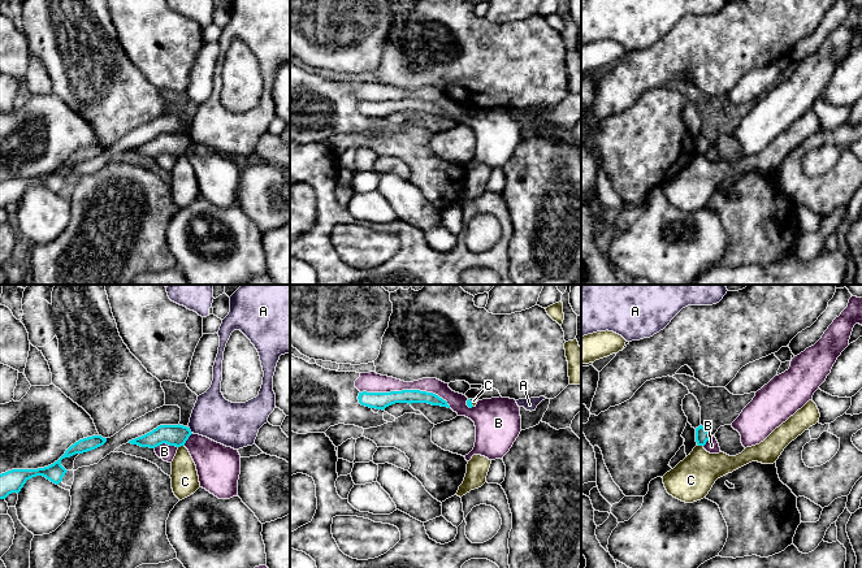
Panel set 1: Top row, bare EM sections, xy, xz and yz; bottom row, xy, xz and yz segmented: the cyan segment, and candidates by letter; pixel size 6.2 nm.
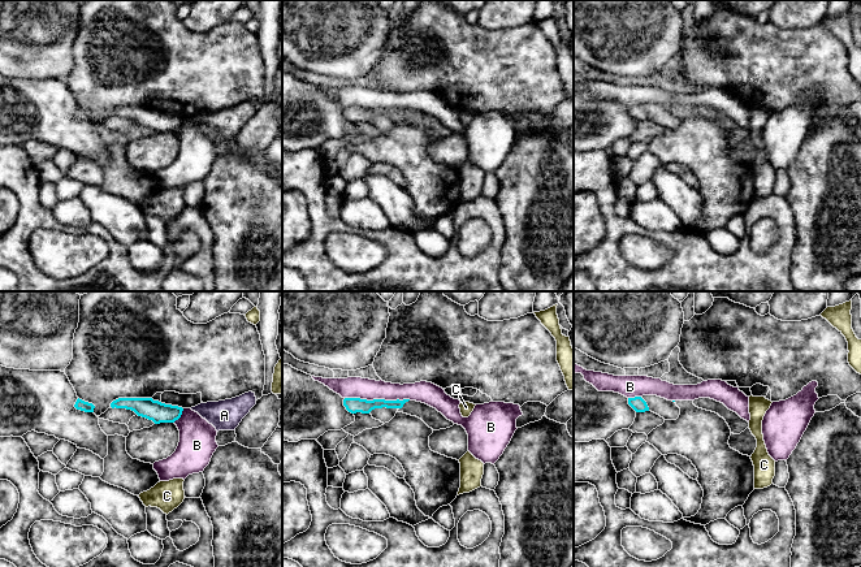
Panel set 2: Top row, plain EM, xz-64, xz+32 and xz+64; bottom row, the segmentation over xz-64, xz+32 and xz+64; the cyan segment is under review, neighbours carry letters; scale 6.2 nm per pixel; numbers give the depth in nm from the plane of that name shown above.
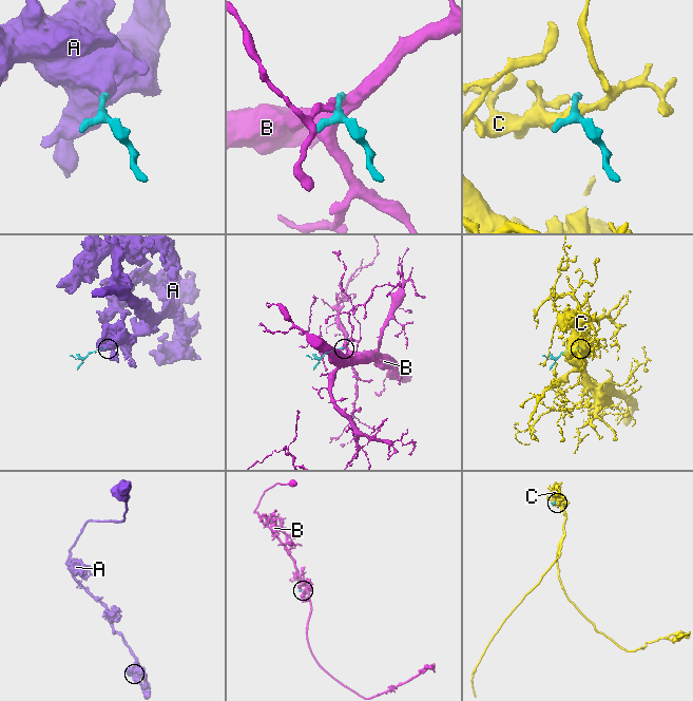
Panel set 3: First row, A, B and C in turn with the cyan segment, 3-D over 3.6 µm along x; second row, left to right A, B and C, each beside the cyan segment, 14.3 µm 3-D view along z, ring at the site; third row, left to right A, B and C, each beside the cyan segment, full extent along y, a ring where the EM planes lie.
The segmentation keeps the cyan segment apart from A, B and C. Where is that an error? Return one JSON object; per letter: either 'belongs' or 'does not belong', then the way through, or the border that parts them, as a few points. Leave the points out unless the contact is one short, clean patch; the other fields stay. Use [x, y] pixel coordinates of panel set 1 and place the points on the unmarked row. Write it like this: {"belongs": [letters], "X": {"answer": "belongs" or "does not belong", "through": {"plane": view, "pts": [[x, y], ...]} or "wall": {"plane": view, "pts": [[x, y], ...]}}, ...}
{"belongs": [], "A": {"answer": "does not belong", "wall": {"plane": "xy", "pts": [[189, 135], [191, 142]]}}, "B": {"answer": "does not belong"}, "C": {"answer": "does not belong", "wall": {"plane": "xy", "pts": [[183, 154], [178, 156]]}}}

